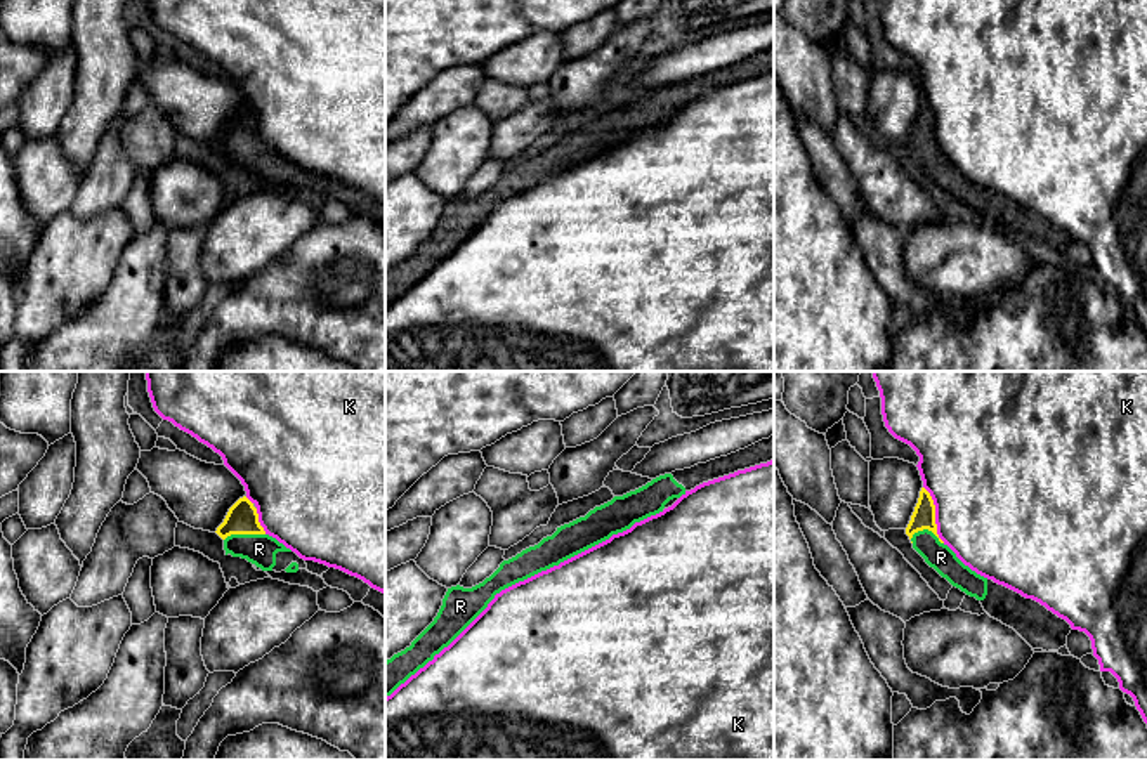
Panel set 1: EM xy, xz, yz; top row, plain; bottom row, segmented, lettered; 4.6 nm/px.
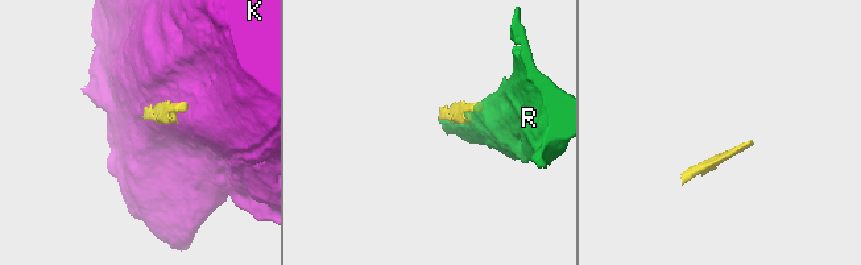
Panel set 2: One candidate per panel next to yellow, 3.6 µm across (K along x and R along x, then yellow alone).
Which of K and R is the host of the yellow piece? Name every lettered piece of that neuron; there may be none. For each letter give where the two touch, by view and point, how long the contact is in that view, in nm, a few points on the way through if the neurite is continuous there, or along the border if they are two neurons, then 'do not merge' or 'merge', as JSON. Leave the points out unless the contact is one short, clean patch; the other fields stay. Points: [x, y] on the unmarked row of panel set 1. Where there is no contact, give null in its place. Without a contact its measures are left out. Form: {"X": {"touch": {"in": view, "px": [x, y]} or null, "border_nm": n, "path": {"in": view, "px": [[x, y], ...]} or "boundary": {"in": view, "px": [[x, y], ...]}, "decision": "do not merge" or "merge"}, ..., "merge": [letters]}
{"K": {"touch": {"in": "yz", "px": [934, 125]}, "border_nm": 280, "decision": "do not merge"}, "R": {"touch": {"in": "xy", "px": [243, 144]}, "border_nm": 190, "decision": "merge"}, "merge": ["R"]}

